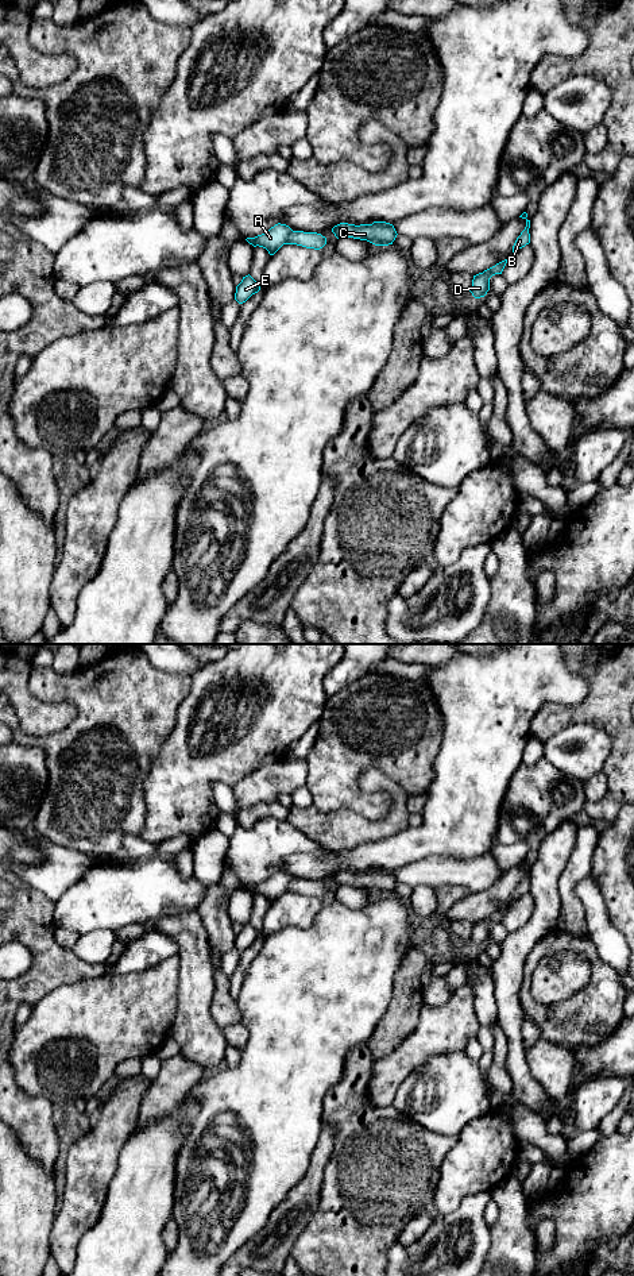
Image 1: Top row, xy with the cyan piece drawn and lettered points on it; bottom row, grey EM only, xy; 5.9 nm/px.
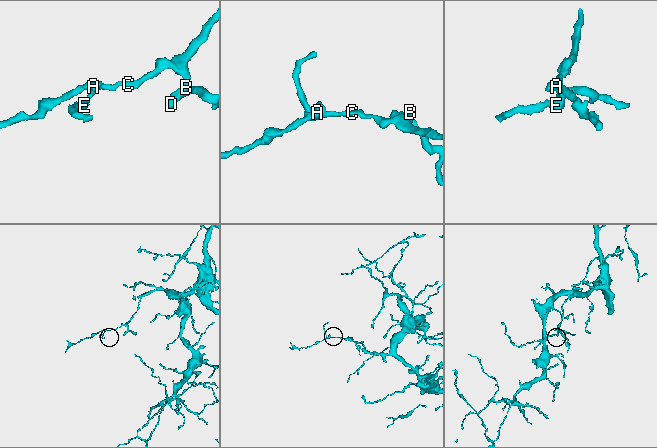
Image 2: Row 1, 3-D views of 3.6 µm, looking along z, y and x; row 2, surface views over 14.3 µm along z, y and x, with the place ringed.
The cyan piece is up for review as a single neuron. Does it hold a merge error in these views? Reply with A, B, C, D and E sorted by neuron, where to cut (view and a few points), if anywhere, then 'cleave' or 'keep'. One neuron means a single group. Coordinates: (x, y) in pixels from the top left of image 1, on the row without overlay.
A / B C D E | xy (292, 878), (285, 891) | cleave

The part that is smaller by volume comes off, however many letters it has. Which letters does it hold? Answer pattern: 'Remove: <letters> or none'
Remove: A

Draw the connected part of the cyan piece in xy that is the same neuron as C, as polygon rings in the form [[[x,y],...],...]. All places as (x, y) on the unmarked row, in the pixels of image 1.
[[[374,870],[372,872],[348,872],[340,871],[332,876],[332,880],[337,887],[353,886],[367,888],[375,894],[388,894],[397,886],[397,879],[393,872],[386,870]]]

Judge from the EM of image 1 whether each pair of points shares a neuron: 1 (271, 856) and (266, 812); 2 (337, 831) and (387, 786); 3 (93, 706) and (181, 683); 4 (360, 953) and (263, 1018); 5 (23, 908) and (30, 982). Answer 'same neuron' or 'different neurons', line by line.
1: different neurons
2: same neuron
3: same neuron
4: same neuron
5: same neuron

